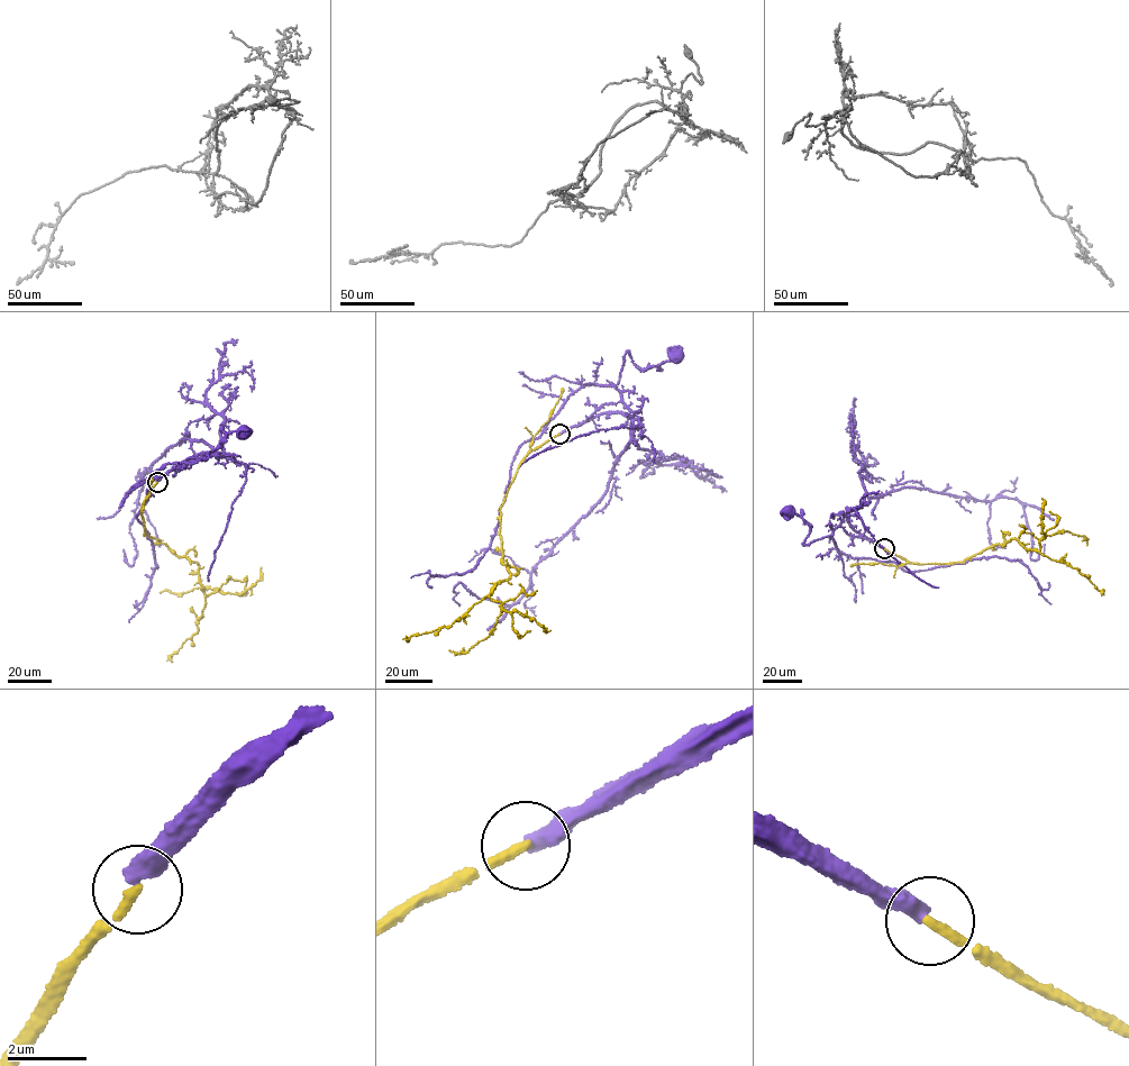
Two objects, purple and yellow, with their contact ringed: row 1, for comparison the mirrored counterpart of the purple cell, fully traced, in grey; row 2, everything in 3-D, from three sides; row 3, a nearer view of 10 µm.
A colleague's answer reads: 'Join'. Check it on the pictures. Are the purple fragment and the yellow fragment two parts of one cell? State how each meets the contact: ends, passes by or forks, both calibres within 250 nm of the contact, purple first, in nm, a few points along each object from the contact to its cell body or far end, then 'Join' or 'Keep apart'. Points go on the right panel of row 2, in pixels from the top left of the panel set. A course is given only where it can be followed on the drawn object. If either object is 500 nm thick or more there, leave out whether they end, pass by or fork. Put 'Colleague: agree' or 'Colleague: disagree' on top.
Colleague: disagree
At the ring purple ends. At the ring yellow ends. Thickness 480 nm (purple) against 260 nm. Course of purple: (884, 548), (849, 525), (848, 511), (831, 535), (803, 545), (809, 527), (789, 510). Course of yellow: (884, 548), (913, 563), (941, 564), (1013, 538), (1038, 550), (1040, 538), (1065, 531), (1086, 545). Keep apart

